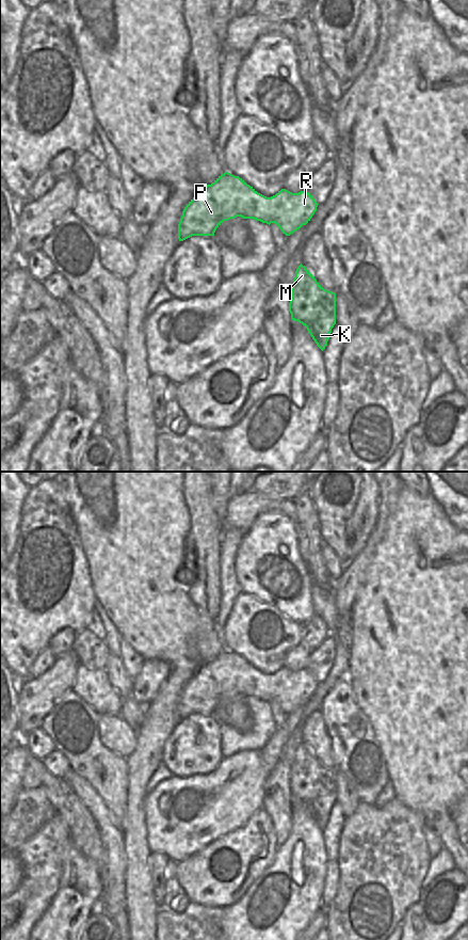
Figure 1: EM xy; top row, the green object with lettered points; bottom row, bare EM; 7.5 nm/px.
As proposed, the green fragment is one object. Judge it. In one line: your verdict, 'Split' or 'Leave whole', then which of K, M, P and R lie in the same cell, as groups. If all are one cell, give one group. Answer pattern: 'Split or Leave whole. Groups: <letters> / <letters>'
Leave whole. Groups: K M P R

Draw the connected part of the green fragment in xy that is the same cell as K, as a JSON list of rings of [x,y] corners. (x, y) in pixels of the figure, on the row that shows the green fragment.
[[[302,264],[297,267],[291,285],[289,312],[291,319],[305,325],[317,346],[323,351],[336,324],[336,293],[324,289]]]

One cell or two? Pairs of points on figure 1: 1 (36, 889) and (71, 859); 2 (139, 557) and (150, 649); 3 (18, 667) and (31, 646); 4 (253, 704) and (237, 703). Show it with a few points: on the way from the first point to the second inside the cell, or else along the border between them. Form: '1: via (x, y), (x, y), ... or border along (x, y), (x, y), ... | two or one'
1: border along (70, 844), (61, 864), (61, 880), (55, 892) | two
2: via (139, 579), (139, 592), (150, 611), (150, 626) | one
3: via (19, 658), (19, 644), (22, 643) | one
4: border along (245, 697), (245, 703), (252, 719), (251, 729) | two

